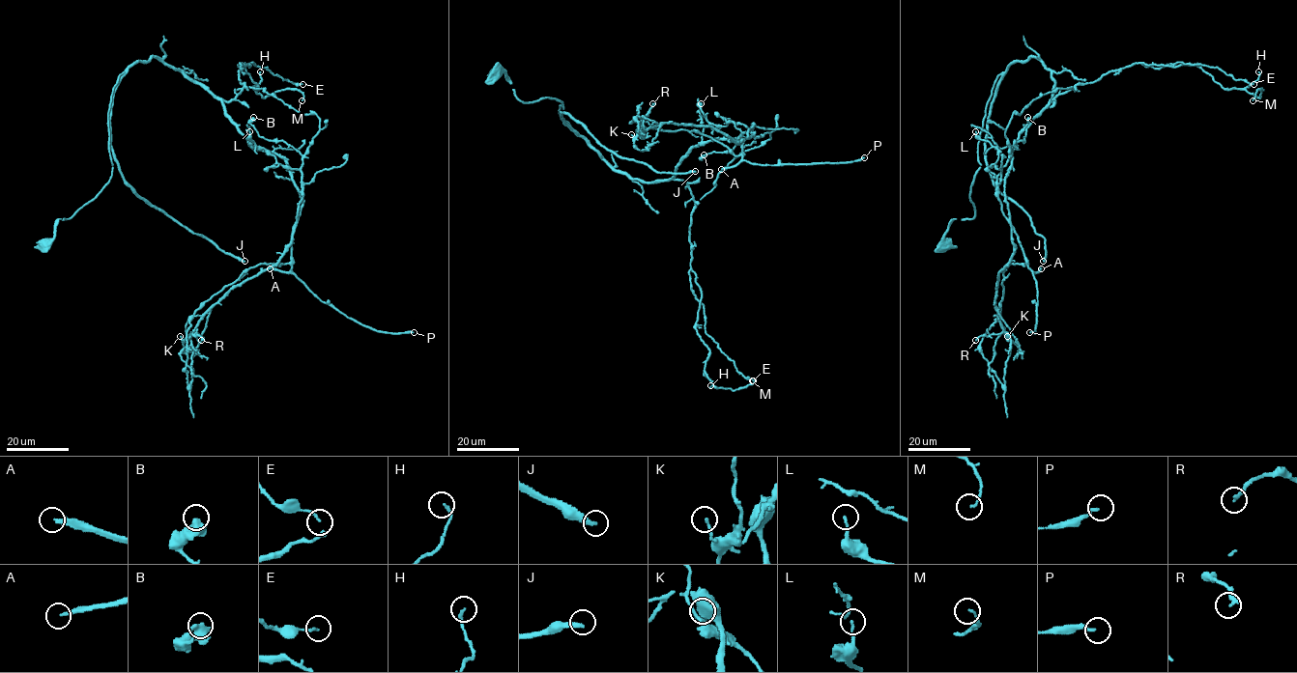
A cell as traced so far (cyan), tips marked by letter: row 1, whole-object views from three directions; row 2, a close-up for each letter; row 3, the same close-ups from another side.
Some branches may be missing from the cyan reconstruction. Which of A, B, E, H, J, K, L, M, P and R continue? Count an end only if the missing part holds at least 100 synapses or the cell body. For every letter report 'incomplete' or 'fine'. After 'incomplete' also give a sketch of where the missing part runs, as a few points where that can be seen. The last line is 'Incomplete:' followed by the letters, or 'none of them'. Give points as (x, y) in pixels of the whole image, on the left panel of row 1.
A: fine
B: fine
E: fine
H: fine
J: fine
K: fine
L: fine
M: fine
P: incomplete
R: fine
Incomplete: P

